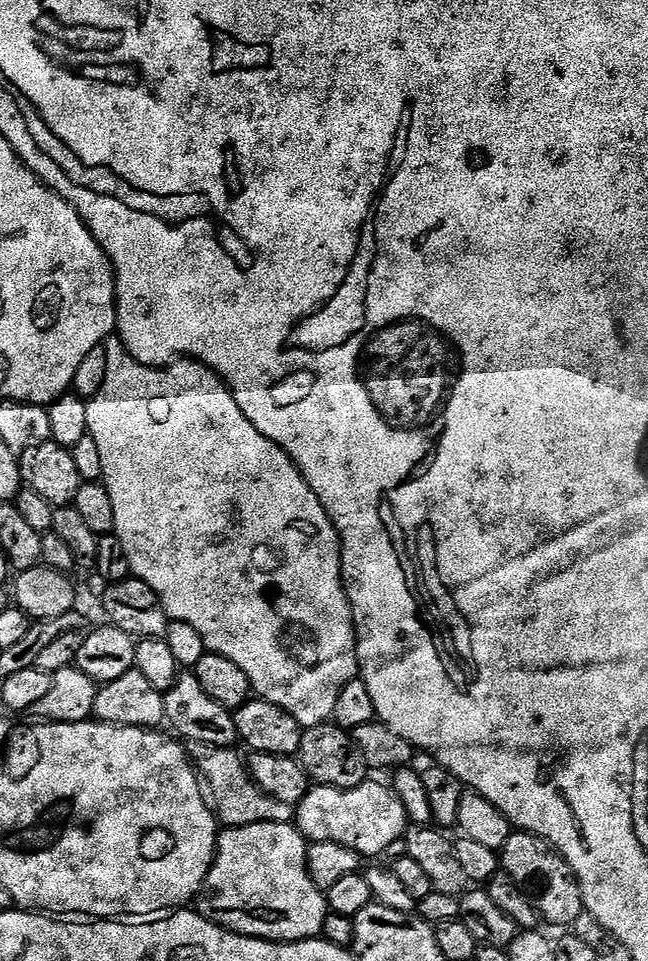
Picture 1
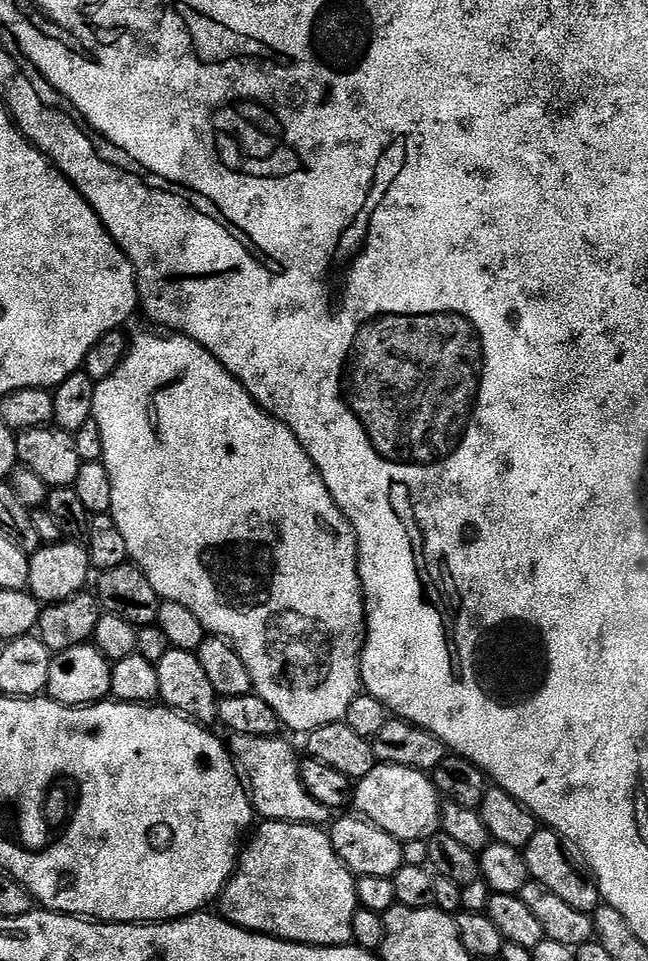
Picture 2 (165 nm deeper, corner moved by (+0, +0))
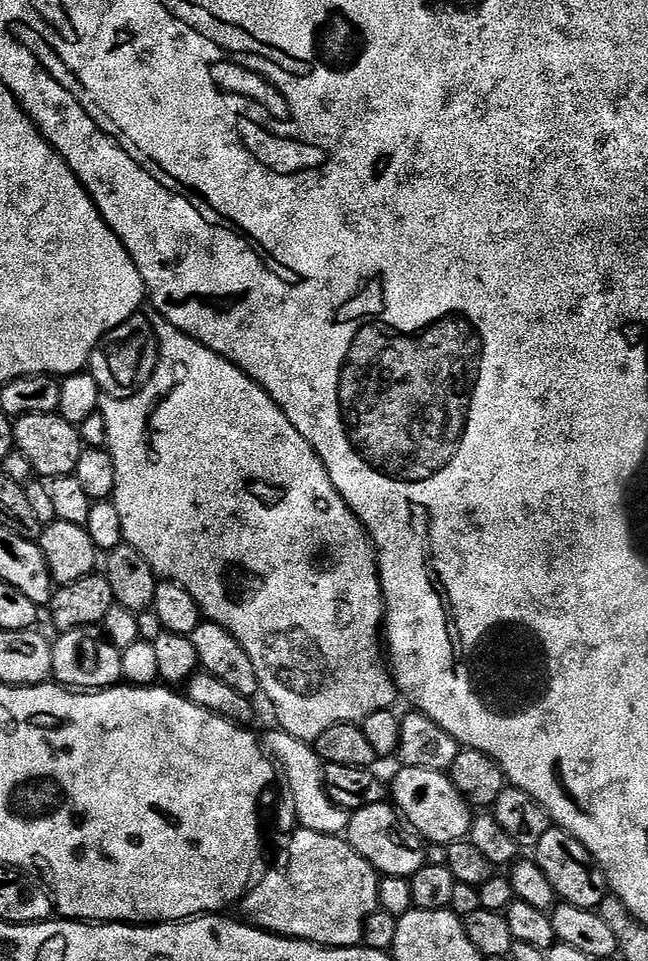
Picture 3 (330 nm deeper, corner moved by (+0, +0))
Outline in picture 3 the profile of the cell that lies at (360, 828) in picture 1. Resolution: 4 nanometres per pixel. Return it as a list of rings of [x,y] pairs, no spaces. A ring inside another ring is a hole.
[[[401,767],[400,773],[390,780],[390,800],[396,809],[415,826],[428,844],[449,845],[463,840],[472,825],[473,809],[464,795],[454,786],[448,772],[425,768]]]

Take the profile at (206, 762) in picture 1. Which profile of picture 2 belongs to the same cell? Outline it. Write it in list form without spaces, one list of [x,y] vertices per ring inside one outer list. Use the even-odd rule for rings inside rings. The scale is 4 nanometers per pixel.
[[[233,735],[230,740],[232,761],[240,779],[244,781],[244,787],[248,790],[248,797],[252,799],[252,807],[257,817],[265,821],[277,820],[287,824],[314,824],[324,826],[329,823],[330,809],[322,806],[322,802],[314,802],[304,785],[304,779],[300,773],[301,757],[296,757],[292,744],[280,736],[267,736],[266,738],[254,738],[253,736]]]

